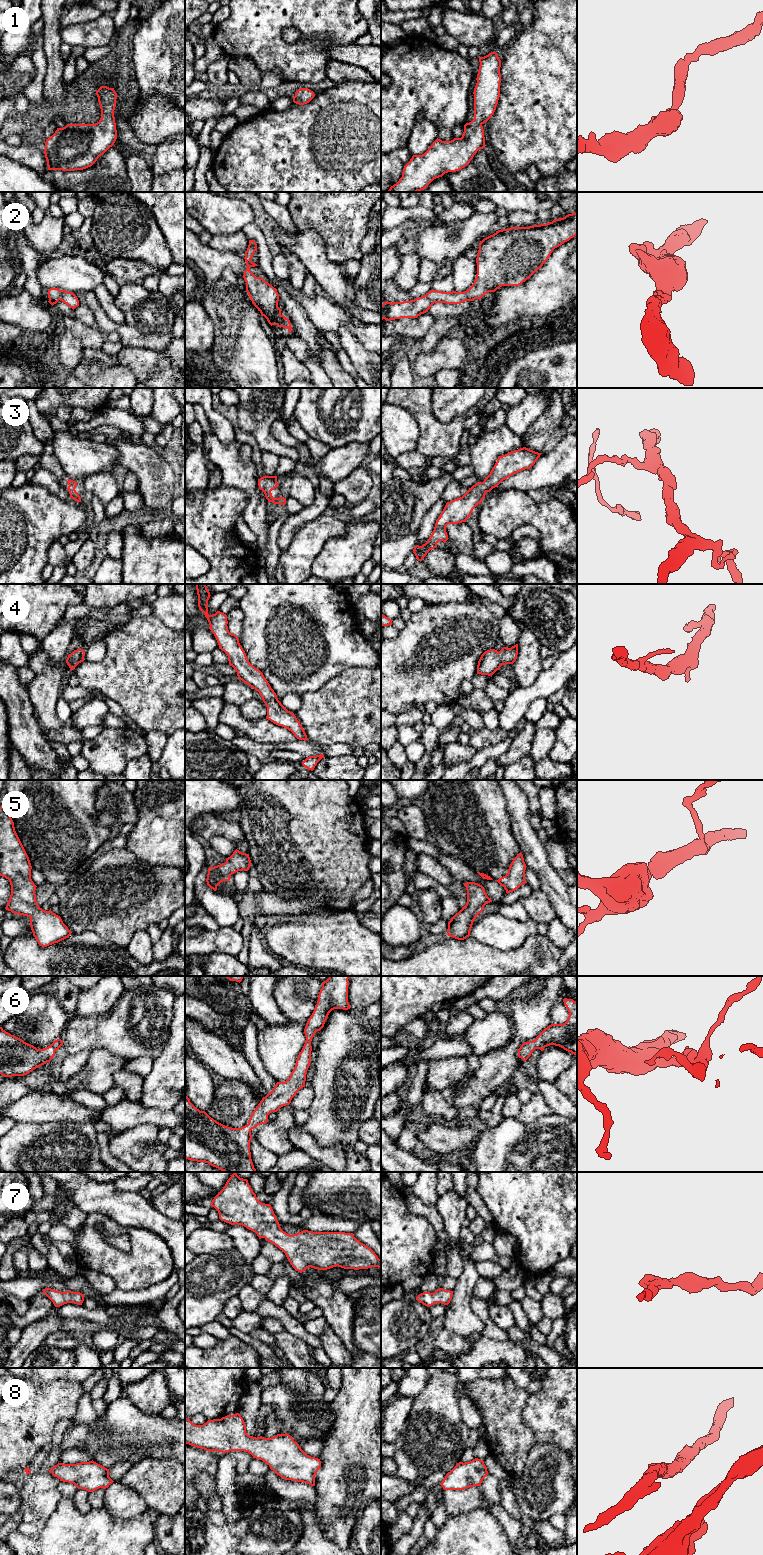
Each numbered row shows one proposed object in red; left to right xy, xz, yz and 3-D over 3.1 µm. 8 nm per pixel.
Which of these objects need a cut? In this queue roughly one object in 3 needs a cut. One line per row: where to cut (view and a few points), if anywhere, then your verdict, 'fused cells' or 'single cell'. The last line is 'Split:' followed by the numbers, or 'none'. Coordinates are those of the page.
1: cut none; single cell
2: cut none; single cell
3: cut none; single cell
4: cut none; single cell
5: cut none; single cell
6: cut none; single cell
7: cut none; single cell
8: cut none; single cell
Split: none

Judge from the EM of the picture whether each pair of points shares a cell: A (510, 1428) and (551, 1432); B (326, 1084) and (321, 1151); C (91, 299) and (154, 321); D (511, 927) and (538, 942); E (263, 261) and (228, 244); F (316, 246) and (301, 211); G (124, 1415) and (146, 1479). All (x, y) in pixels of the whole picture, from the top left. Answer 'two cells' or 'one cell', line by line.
A: two cells
B: two cells
C: two cells
D: two cells
E: two cells
F: two cells
G: two cells

